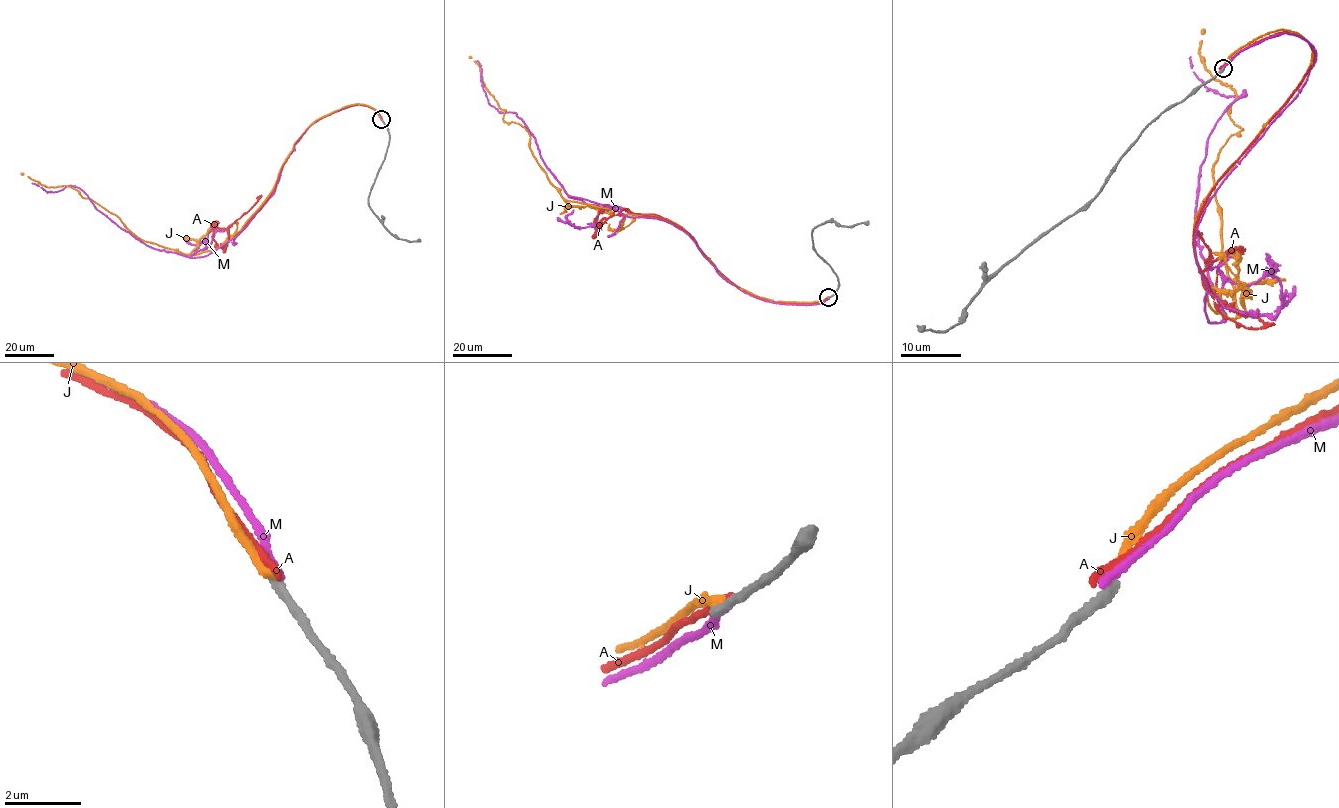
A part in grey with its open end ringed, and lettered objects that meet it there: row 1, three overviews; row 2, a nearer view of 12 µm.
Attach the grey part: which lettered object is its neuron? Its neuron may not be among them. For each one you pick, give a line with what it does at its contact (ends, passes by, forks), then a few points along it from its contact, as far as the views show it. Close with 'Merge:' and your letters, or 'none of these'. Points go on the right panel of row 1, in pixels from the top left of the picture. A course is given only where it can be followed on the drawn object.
Merge: none of these

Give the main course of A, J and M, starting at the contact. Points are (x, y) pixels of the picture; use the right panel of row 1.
A: (1223, 67), (1287, 31), (1315, 55), (1193, 232), (1211, 292), (1203, 284), (1225, 253), (1214, 293), (1248, 314)
J: (1223, 69), (1282, 28), (1312, 53), (1193, 232), (1210, 306), (1234, 318), (1213, 177), (1242, 130), (1204, 29)
M: (1222, 69), (1287, 32), (1316, 50), (1198, 228), (1218, 323), (1199, 179), (1245, 91), (1207, 90), (1189, 57)

